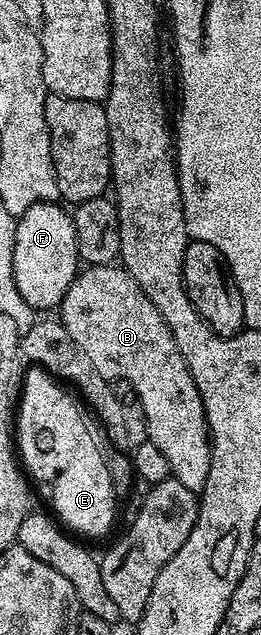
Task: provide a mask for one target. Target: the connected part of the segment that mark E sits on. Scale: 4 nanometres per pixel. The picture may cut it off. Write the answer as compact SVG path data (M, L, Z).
M42 368L24 373L17 407L17 450L26 473L36 483L44 482L51 489L58 521L76 535L99 538L109 533L115 522L117 499L109 480L109 468L105 468L105 460L97 452L96 435L91 434L83 419L84 407L70 389L62 388L67 389Z

